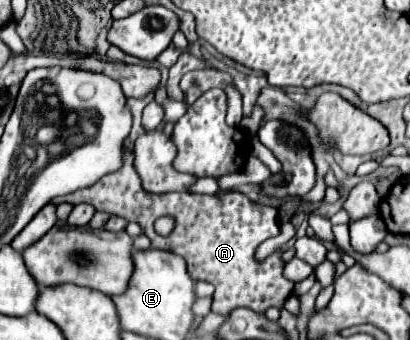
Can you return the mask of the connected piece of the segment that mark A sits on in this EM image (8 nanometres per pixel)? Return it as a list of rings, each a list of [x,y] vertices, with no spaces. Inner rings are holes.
[[[125,150],[125,164],[121,170],[103,176],[91,188],[77,190],[67,196],[57,196],[53,202],[69,204],[91,204],[95,210],[103,210],[115,216],[123,216],[129,222],[137,222],[145,236],[151,240],[153,248],[169,250],[185,258],[187,272],[193,280],[203,280],[215,286],[211,312],[229,314],[231,310],[243,306],[253,312],[263,314],[267,308],[283,308],[285,300],[293,290],[293,282],[283,278],[281,254],[273,252],[267,260],[257,262],[253,258],[257,246],[279,234],[277,210],[251,202],[245,194],[229,190],[223,194],[189,194],[189,192],[169,192],[169,194],[145,194],[141,188],[139,174],[133,166],[133,152]],[[159,216],[173,216],[175,230],[163,238],[153,230],[153,222]]]

